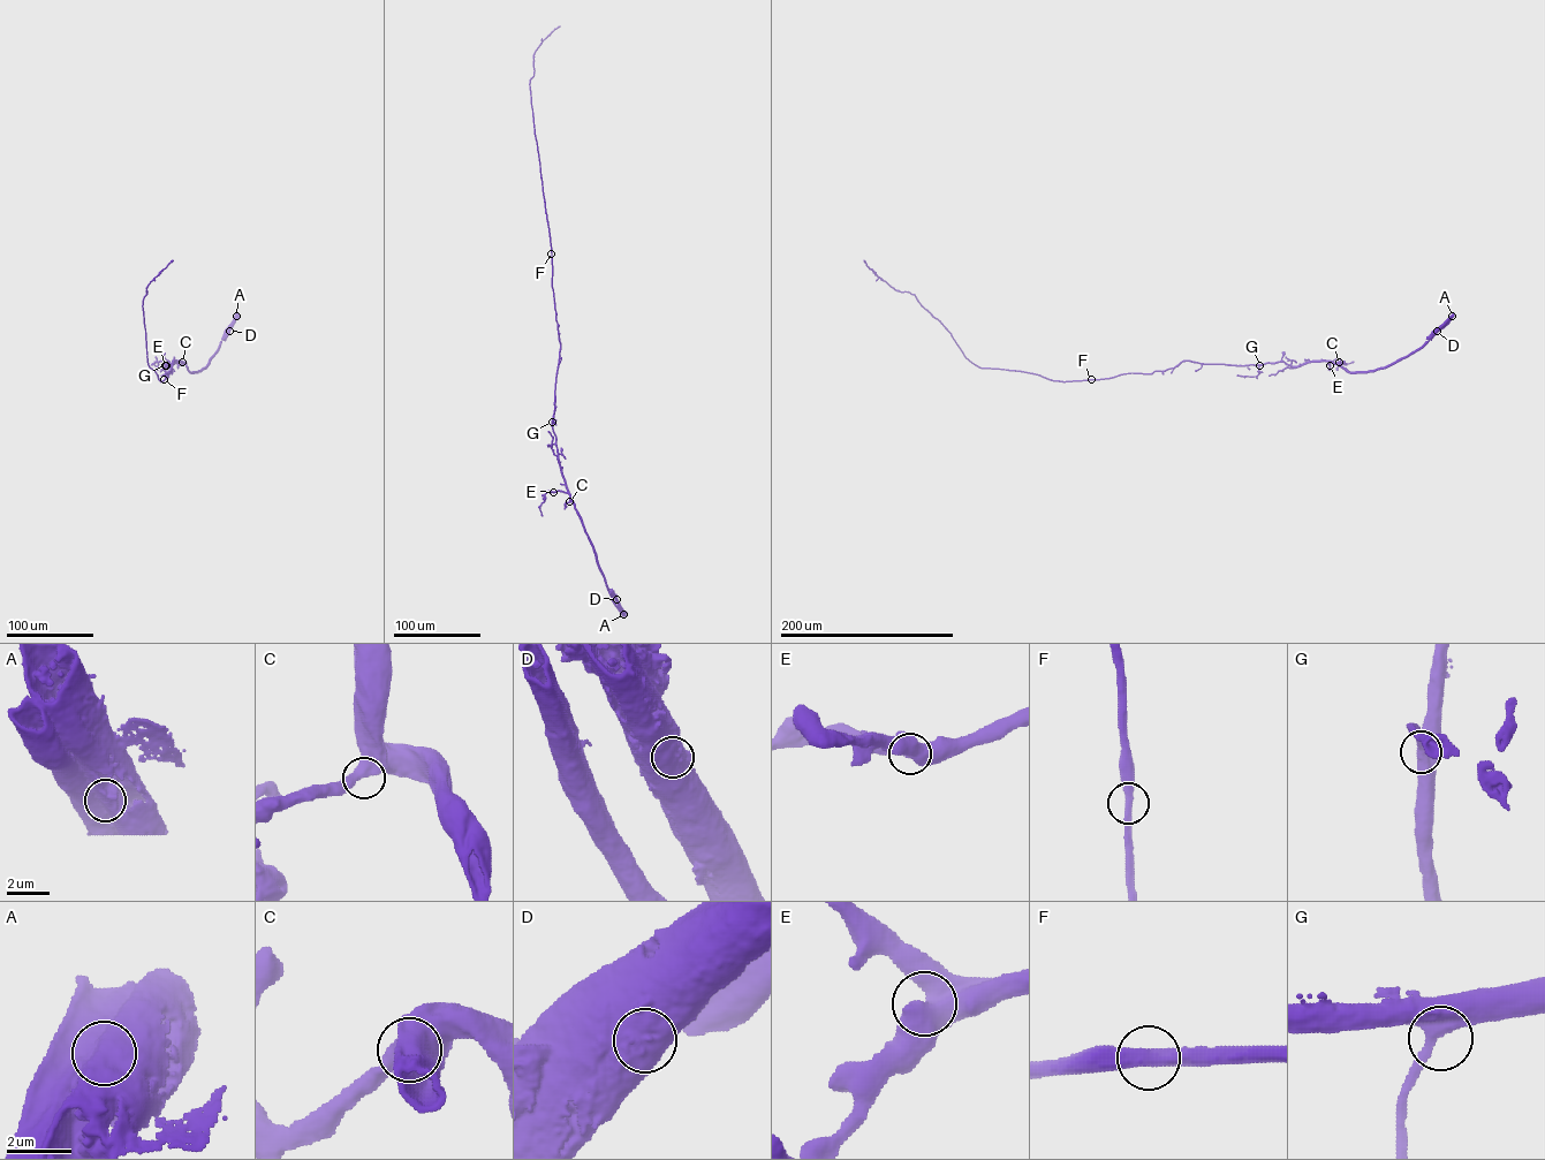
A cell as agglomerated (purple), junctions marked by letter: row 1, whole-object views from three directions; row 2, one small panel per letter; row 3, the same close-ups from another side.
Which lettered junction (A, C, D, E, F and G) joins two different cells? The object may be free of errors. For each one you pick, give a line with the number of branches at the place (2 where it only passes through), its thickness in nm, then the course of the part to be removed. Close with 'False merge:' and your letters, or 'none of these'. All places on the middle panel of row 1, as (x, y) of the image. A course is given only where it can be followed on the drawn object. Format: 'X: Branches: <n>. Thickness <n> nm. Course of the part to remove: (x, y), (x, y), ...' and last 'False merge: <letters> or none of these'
A: Branches: 1. Thickness 1200 nm. Course of the part to remove: (623, 614), (610, 589)
False merge: A

